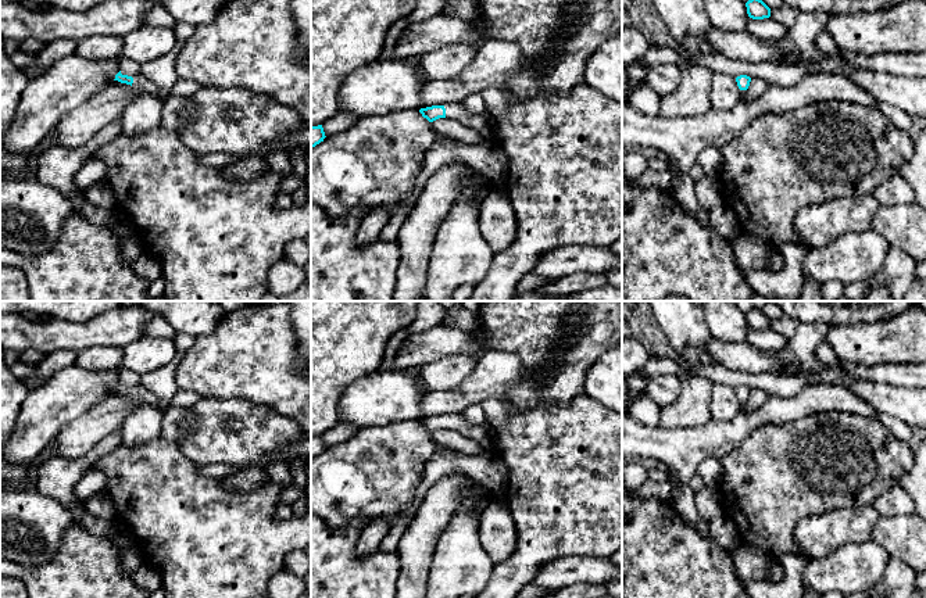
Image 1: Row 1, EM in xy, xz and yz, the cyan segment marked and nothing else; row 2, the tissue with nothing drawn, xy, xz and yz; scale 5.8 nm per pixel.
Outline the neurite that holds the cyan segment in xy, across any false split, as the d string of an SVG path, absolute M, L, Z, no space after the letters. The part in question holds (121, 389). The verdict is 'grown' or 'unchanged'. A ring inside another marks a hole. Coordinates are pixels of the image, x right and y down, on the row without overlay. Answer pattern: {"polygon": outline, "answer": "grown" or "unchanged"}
{"polygon": "M121 382L115 386L115 390L121 394L126 394L131 395L135 401L140 401L144 405L150 405L154 408L160 408L160 400L155 397L155 394L153 394L151 391L149 391L146 387L143 387L142 384L137 384L135 387L128 387L125 384L122 384Z", "answer": "grown"}

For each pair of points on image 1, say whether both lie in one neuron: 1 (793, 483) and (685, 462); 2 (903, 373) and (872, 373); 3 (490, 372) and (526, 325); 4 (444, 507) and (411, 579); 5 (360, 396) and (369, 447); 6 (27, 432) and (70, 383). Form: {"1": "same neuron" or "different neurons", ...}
{"1": "different neurons", "2": "same neuron", "3": "different neurons", "4": "same neuron", "5": "different neurons", "6": "same neuron"}

